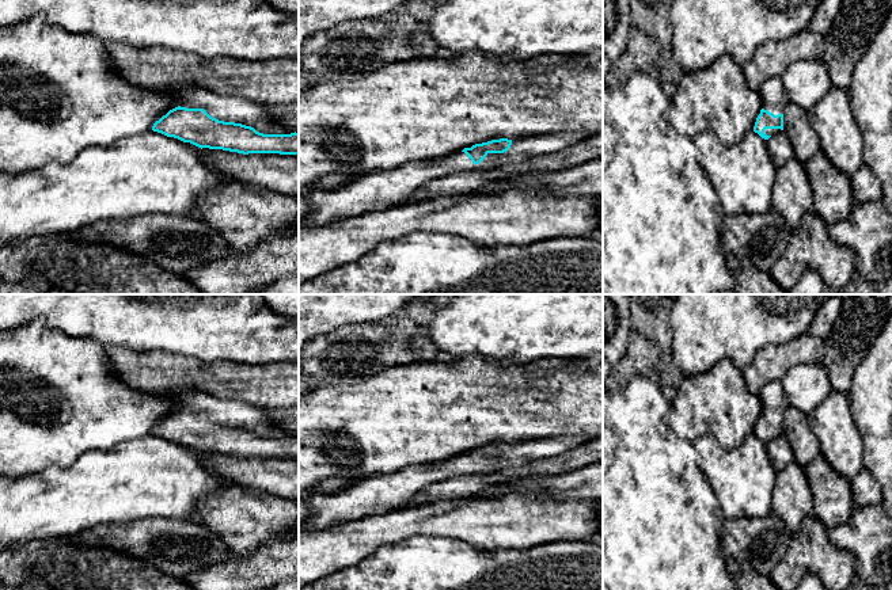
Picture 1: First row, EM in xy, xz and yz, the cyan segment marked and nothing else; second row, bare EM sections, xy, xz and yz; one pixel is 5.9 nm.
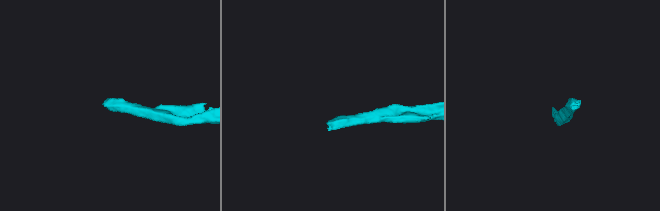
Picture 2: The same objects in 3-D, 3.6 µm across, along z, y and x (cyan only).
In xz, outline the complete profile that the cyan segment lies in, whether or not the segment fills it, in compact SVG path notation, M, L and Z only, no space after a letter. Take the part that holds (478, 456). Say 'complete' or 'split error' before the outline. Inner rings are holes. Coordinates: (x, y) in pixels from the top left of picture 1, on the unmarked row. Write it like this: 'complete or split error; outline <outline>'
split error; outline M584 437L500 442L439 463L413 464L394 475L358 479L335 495L310 495L311 515L299 525L299 534L314 533L367 515L390 513L407 505L418 491L443 480L519 468L532 461L561 456L587 442Z

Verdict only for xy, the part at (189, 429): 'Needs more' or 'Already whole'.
Needs more

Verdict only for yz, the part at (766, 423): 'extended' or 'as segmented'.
extended

